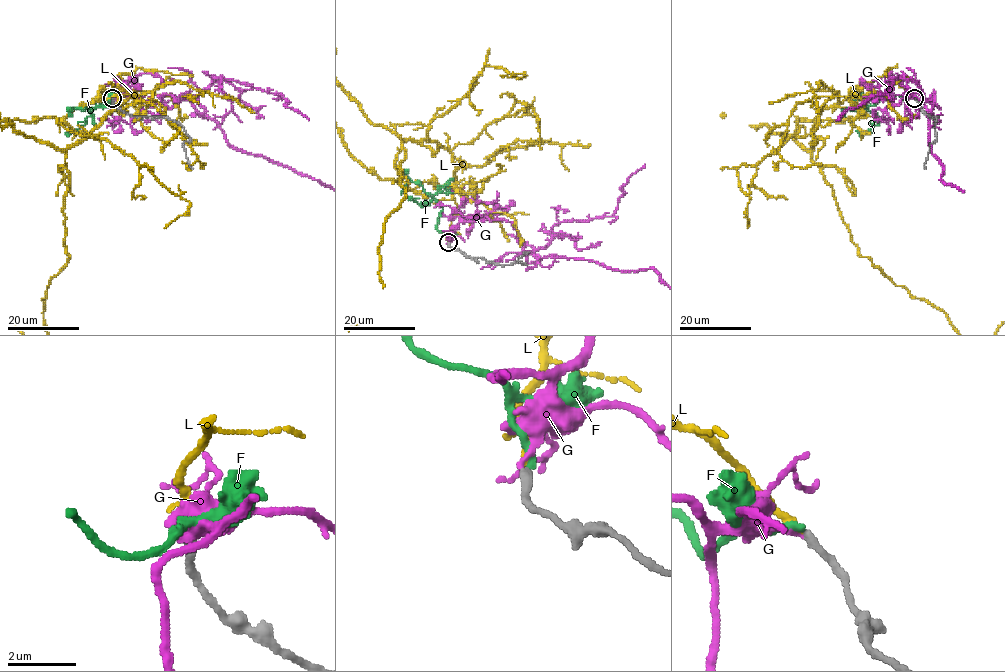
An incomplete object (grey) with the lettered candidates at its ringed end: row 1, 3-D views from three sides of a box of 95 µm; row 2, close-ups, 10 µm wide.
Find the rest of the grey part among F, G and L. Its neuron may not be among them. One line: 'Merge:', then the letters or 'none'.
Merge: L

